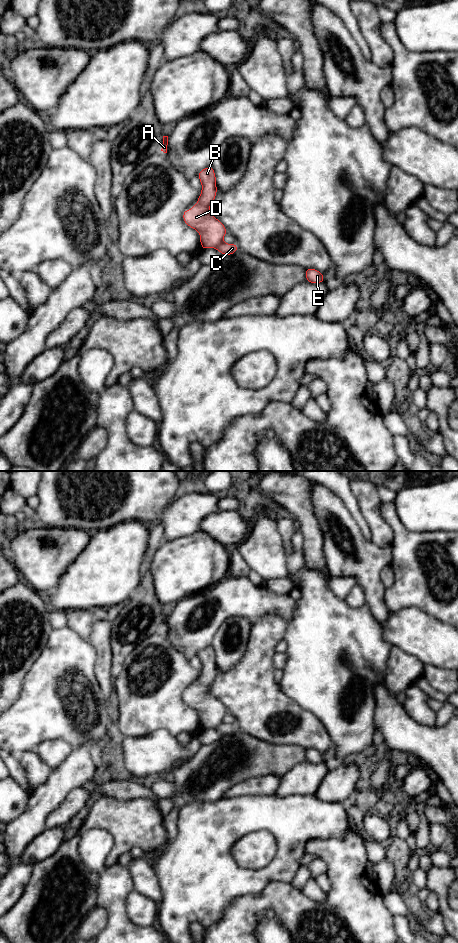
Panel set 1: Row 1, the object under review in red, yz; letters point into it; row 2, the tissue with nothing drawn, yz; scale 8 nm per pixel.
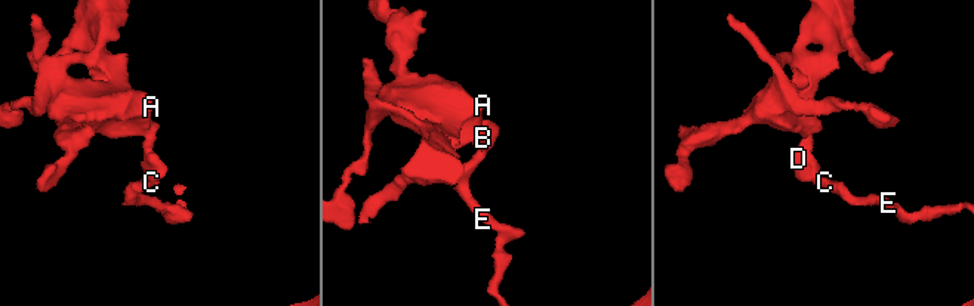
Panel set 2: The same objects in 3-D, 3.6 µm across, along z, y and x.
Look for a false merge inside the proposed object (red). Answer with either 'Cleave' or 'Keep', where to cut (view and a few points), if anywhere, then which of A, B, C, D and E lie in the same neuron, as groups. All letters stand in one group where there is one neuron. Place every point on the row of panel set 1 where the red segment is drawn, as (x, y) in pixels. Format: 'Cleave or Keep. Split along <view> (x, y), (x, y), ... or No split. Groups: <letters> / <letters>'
Cleave. Split along yz (222, 241), (215, 247). Groups: A B D / C E

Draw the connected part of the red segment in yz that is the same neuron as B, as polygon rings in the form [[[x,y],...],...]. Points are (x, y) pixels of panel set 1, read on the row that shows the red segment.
[[[212,165],[201,170],[197,176],[202,184],[202,193],[197,198],[198,204],[193,204],[191,210],[184,211],[183,220],[186,225],[200,233],[202,249],[216,248],[223,242],[227,230],[223,223],[209,212],[209,207],[214,202],[217,193]]]

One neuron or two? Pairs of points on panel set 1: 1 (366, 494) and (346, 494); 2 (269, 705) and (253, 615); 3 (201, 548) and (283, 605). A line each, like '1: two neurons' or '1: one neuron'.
1: two neurons
2: two neurons
3: two neurons

